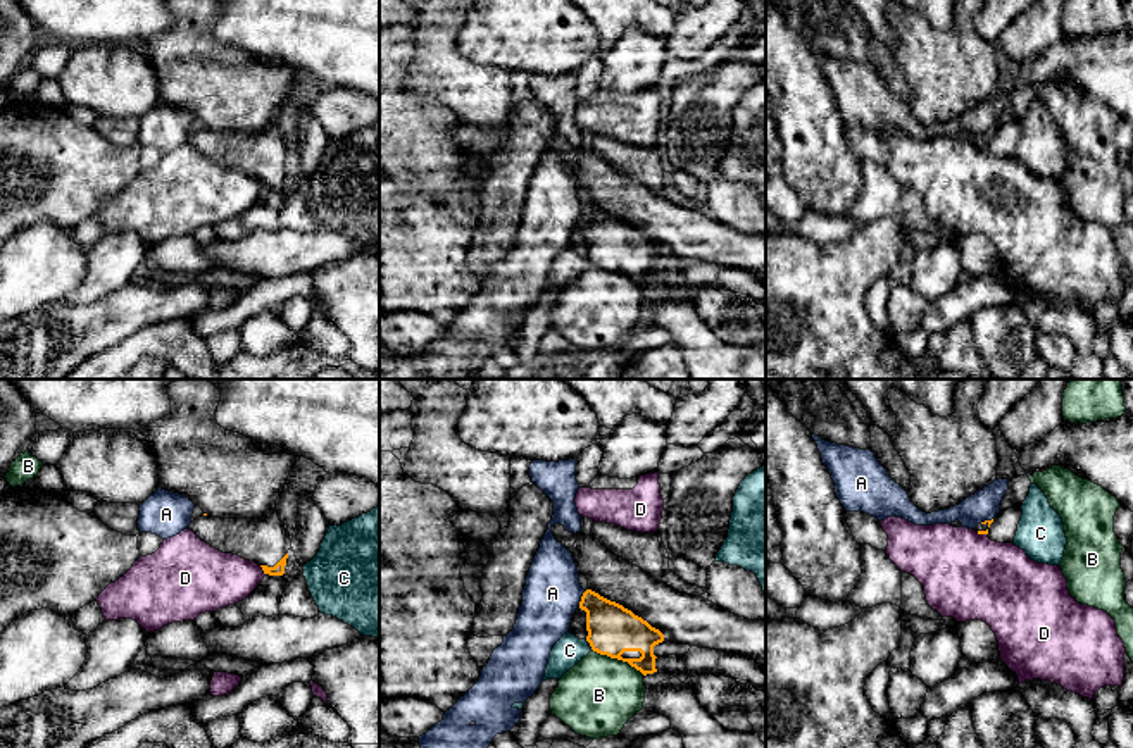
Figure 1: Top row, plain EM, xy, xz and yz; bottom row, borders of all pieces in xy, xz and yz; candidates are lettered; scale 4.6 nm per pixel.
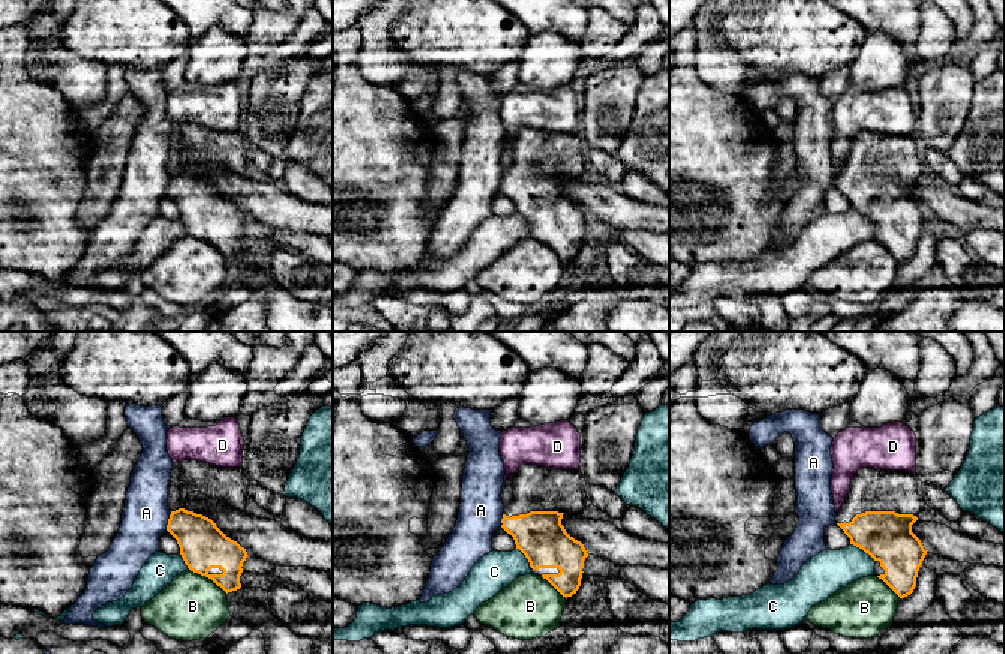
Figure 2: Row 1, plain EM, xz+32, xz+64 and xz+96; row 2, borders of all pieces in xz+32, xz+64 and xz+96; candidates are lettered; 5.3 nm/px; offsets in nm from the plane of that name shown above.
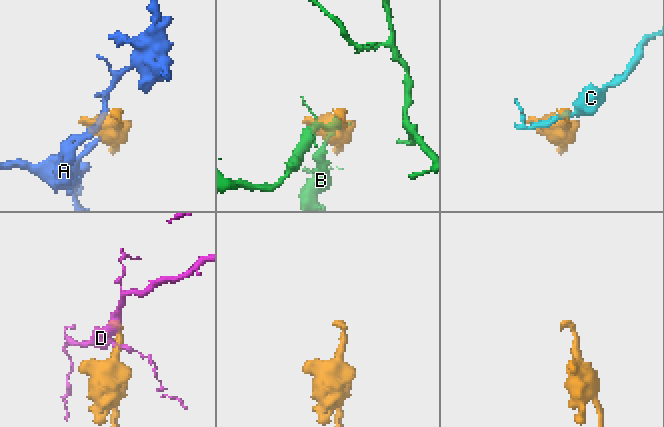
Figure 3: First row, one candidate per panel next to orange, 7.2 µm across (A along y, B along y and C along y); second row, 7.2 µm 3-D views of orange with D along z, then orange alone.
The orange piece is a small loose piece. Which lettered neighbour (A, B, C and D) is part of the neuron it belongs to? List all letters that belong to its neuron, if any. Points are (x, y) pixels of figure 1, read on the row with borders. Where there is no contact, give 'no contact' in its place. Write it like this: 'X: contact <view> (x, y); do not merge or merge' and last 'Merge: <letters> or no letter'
A: contact xz (582, 600); do not merge
B: contact xz (618, 659); do not merge
C: contact xz (590, 645); do not merge
D: contact xy (262, 569); do not merge
Merge: no letter

